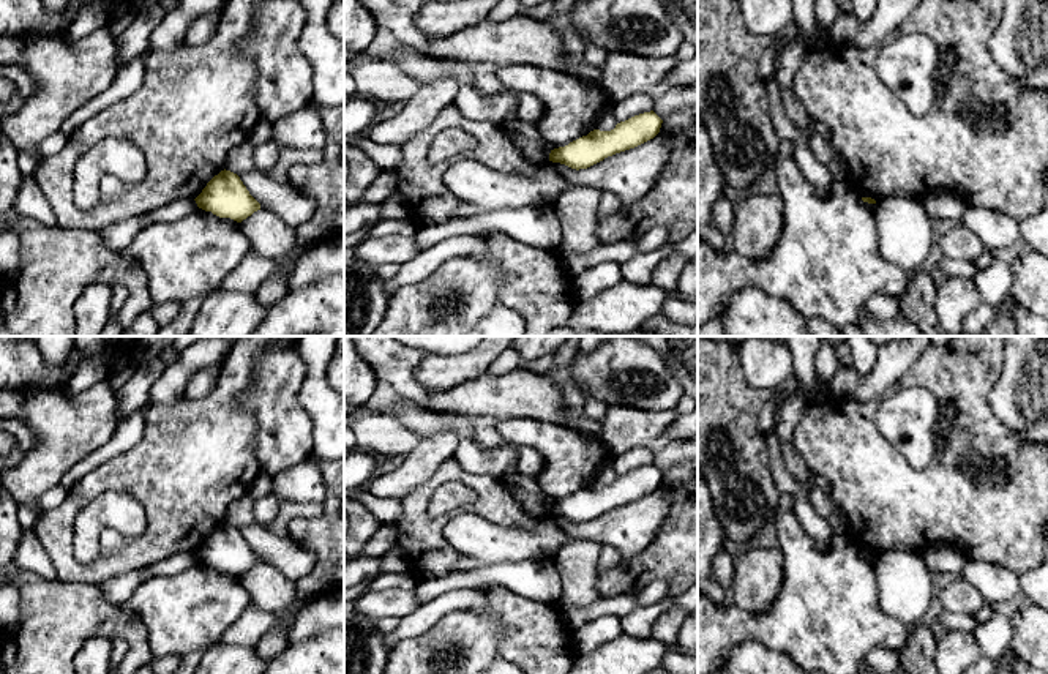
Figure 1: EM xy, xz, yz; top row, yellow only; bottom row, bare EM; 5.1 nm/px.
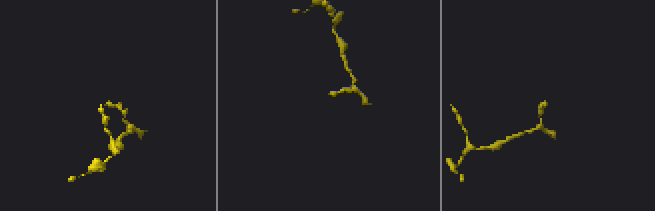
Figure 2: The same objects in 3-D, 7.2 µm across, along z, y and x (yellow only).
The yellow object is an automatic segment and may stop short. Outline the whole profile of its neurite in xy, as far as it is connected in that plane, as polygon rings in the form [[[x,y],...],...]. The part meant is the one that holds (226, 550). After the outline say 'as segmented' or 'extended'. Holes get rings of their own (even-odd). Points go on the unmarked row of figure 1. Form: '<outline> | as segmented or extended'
[[[226,522],[215,529],[194,554],[199,562],[237,576],[260,564],[260,557],[249,548],[240,530]]] | as segmented

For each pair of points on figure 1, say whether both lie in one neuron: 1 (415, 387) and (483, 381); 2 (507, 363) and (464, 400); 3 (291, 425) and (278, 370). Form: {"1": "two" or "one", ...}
{"1": "one", "2": "two", "3": "one"}

